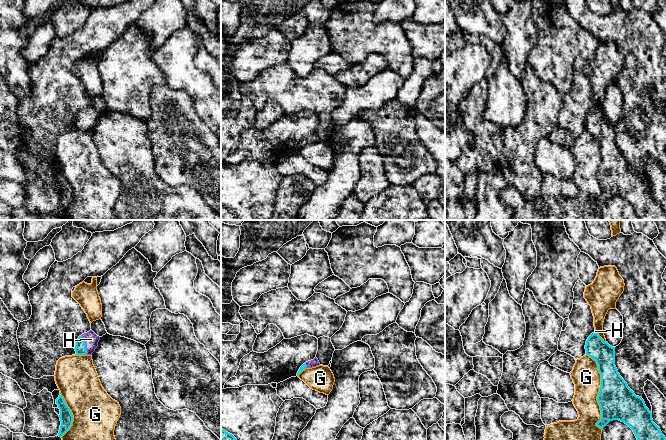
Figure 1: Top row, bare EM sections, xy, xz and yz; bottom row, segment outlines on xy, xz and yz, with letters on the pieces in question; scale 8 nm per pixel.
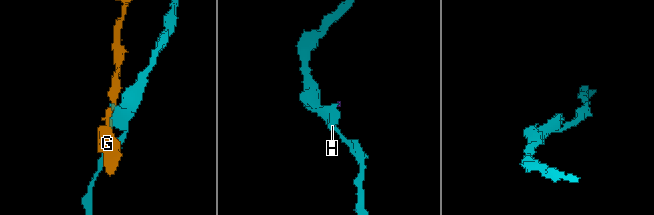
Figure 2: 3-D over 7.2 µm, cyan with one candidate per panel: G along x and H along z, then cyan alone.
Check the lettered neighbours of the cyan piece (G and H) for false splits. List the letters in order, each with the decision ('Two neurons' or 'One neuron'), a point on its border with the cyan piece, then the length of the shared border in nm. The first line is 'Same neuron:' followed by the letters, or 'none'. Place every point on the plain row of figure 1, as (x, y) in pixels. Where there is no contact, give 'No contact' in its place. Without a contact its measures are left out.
Same neuron: H
G: Two neurons. Touches cyan at yz (599, 167). Shared border 600 nm
H: One neuron. Touches cyan at xy (85, 121). Shared border 170 nm

